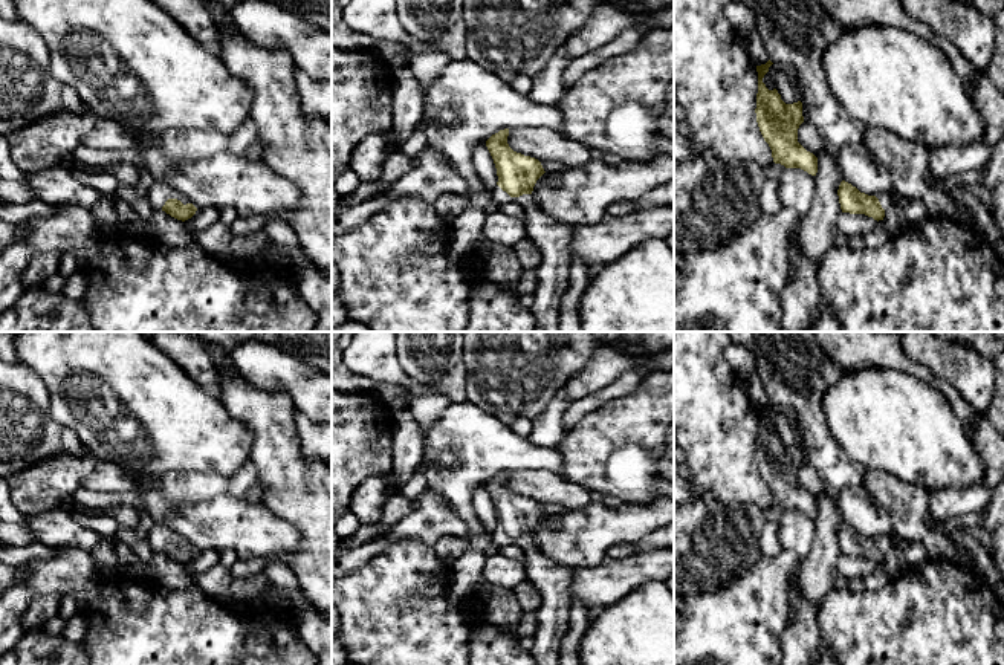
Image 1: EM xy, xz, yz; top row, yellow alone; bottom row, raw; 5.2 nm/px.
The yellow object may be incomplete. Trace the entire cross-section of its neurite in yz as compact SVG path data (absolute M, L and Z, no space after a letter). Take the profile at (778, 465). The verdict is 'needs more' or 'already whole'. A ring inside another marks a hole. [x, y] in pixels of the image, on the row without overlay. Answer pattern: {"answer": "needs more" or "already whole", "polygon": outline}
{"answer": "already whole", "polygon": "M773 405L756 408L756 465L764 483L772 492L775 506L785 511L801 511L811 518L818 515L818 500L798 485L798 471L804 465L802 445L785 446L776 431L769 433L763 425Z"}

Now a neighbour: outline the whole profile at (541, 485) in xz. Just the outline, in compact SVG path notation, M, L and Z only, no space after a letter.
M549 469L510 471L507 486L517 495L564 509L579 509L593 501L587 488Z

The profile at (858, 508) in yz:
M847 486L836 498L836 508L845 524L868 538L889 537L891 517L886 509L862 486Z

